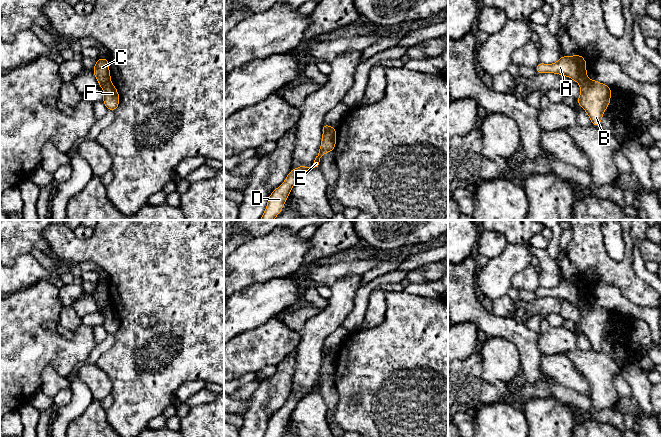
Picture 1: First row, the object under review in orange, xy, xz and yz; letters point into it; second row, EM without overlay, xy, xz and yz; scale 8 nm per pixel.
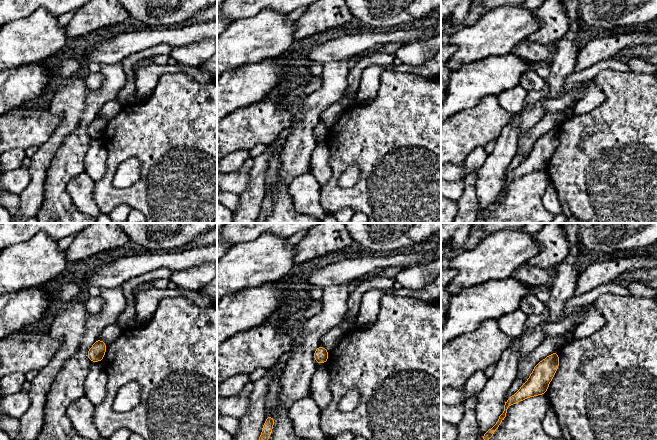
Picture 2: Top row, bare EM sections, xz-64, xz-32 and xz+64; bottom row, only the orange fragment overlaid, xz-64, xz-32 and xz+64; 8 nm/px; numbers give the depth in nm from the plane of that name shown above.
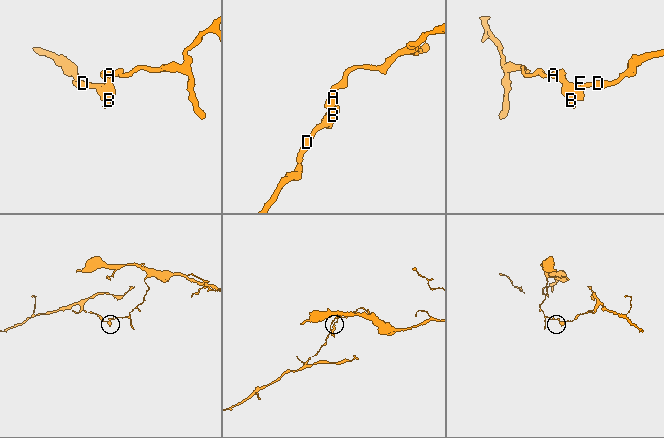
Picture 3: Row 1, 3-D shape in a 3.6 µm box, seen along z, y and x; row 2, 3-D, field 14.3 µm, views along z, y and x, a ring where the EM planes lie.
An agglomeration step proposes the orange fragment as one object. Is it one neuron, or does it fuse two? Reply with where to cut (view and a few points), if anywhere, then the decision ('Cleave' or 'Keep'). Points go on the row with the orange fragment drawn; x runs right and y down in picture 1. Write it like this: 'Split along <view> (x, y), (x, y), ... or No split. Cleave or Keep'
Split along xy (110, 81), (99, 85). Cleave

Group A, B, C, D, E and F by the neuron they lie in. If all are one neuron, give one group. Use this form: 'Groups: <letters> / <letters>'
Groups: A C / B D E F

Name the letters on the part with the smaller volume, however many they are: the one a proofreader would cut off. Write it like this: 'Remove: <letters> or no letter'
Remove: B, D, E, F

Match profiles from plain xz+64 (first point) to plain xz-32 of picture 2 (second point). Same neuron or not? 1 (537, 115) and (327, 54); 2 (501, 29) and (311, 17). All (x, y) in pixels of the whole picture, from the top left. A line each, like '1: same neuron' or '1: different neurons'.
1: different neurons
2: different neurons

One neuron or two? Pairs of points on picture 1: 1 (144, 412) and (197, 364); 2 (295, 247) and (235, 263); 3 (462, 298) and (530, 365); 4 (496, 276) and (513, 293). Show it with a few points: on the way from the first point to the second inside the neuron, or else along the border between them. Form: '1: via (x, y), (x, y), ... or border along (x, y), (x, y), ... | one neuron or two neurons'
1: via (152, 397), (182, 367) | one neuron
2: via (280, 253), (250, 263) | one neuron
3: via (482, 318), (494, 327), (507, 328), (524, 345) | one neuron
4: border along (511, 285), (506, 294) | two neurons

